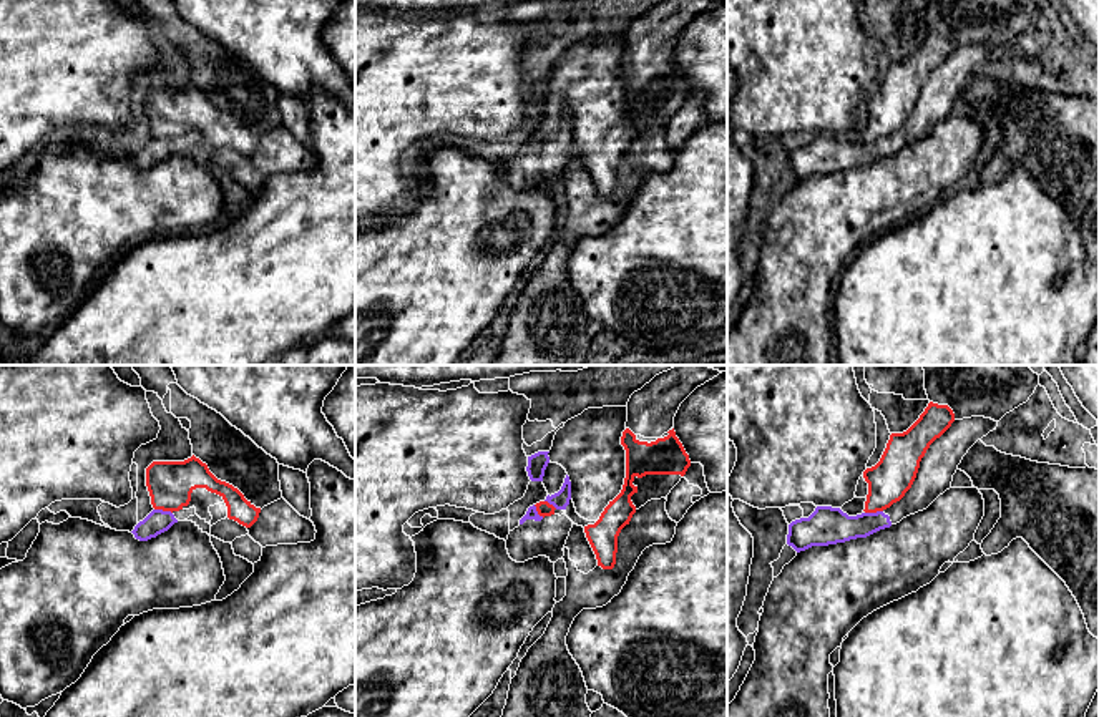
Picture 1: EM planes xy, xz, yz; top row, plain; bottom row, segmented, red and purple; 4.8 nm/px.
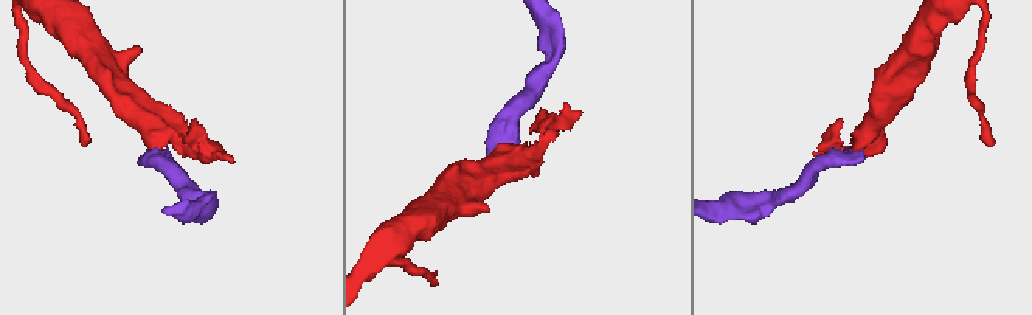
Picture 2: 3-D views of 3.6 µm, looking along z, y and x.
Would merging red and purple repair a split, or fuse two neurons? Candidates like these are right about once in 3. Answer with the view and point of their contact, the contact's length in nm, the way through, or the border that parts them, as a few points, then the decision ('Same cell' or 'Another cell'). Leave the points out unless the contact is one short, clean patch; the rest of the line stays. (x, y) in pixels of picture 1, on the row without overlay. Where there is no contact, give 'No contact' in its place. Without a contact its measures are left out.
Touches red at xy (163, 138). Shared border 90 nm. Boundary: xy (155, 136), (171, 141). Another cell

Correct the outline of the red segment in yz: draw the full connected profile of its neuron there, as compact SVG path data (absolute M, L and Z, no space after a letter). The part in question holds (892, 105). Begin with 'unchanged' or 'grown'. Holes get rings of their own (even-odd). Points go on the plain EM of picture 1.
unchanged; M930 30L906 60L890 63L880 90L863 100L868 111L865 141L883 139L905 124L926 78L953 50L955 41L948 33Z

